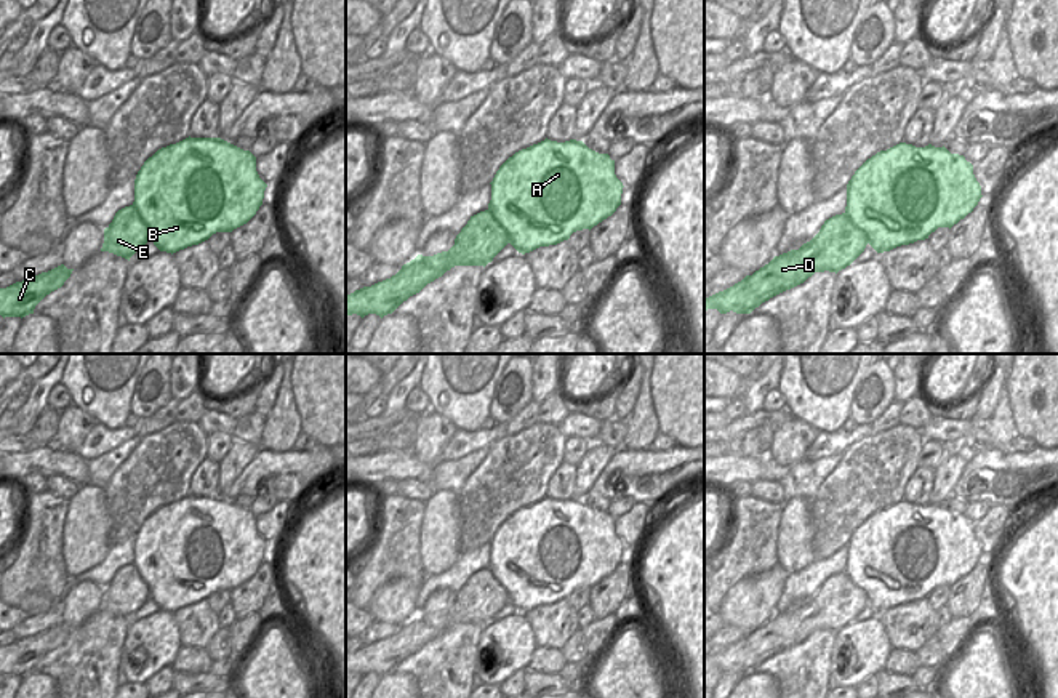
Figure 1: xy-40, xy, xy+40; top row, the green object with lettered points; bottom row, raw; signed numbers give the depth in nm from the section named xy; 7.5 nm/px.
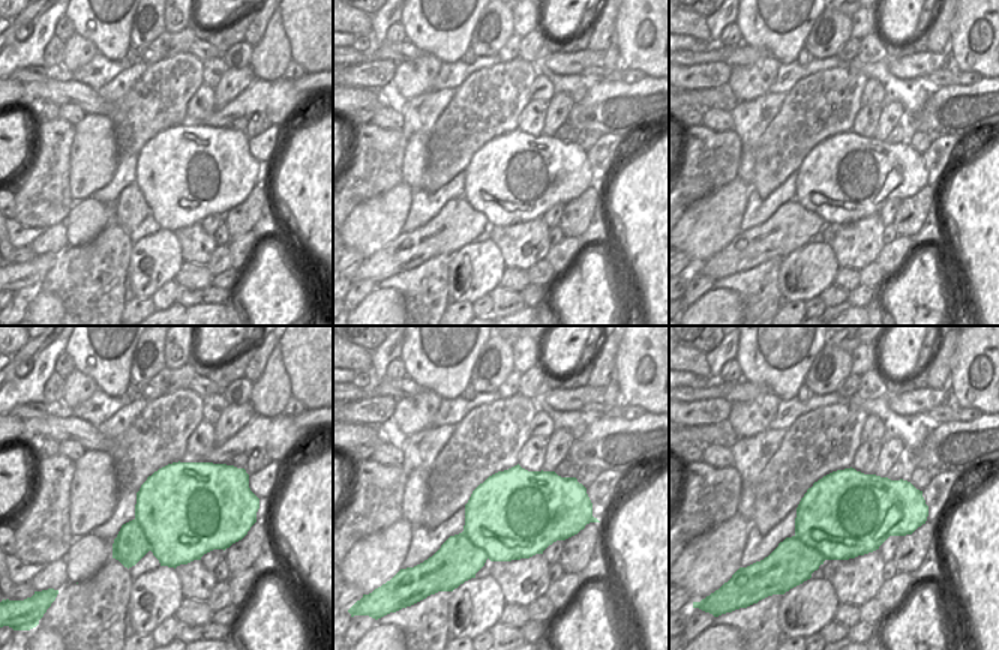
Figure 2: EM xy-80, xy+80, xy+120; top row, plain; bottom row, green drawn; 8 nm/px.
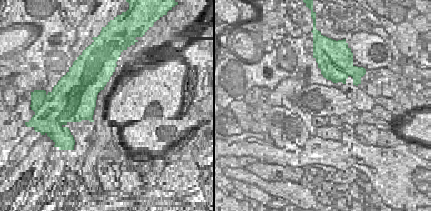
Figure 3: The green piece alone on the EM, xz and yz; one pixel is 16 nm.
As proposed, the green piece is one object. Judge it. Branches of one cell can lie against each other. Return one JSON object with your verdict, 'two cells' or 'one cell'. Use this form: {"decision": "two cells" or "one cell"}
{"decision": "two cells"}

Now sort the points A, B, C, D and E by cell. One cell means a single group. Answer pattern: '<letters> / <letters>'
A B / C D E

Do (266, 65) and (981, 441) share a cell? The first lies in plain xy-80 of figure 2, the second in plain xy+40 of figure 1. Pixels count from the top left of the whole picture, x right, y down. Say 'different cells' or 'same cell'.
different cells

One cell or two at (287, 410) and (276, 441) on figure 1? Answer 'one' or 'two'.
one

